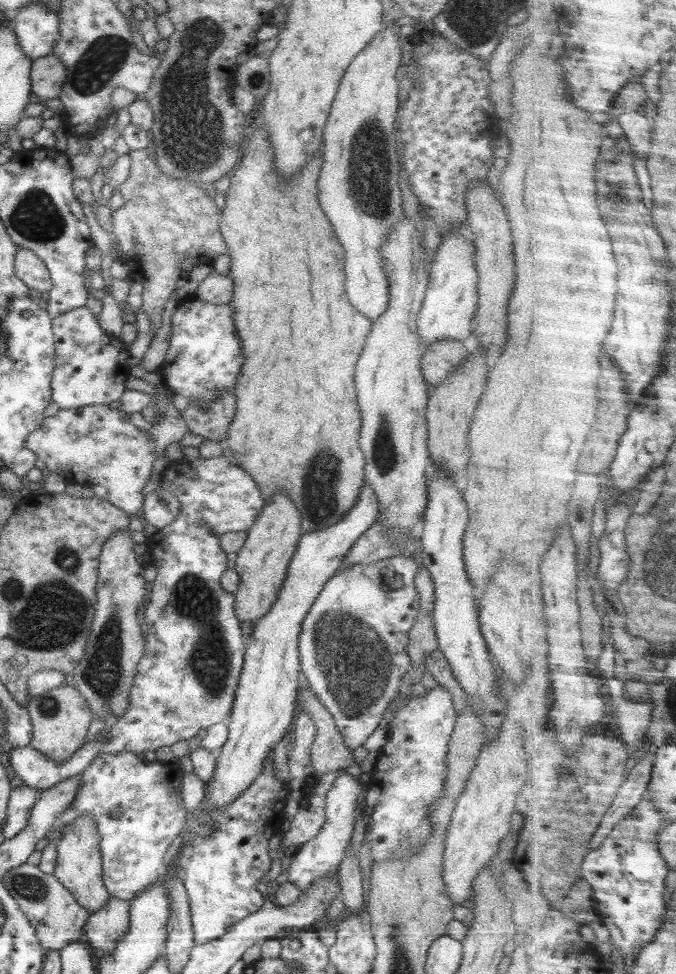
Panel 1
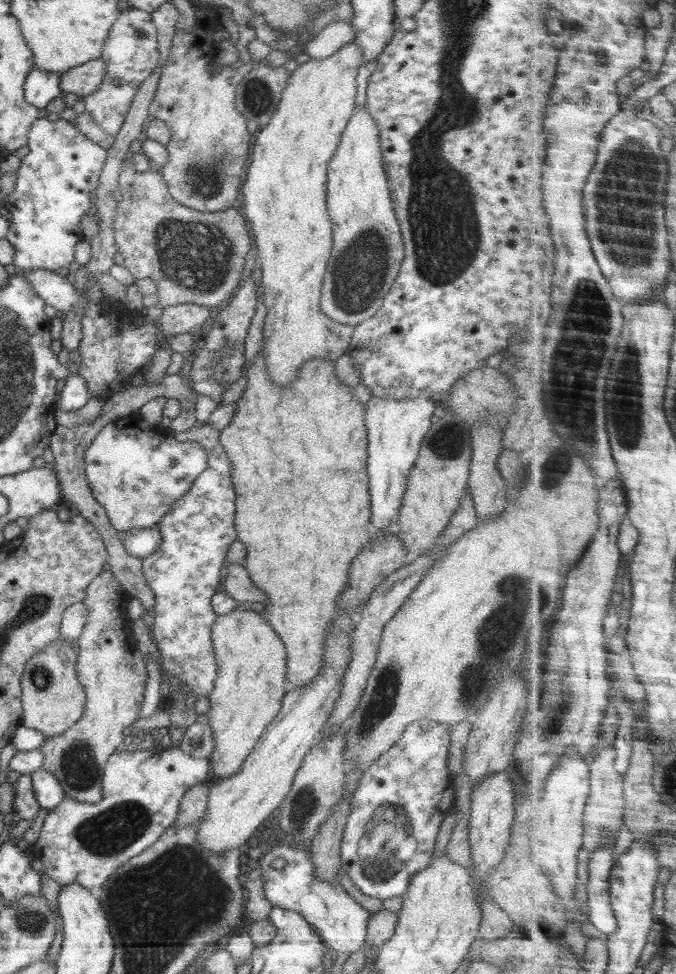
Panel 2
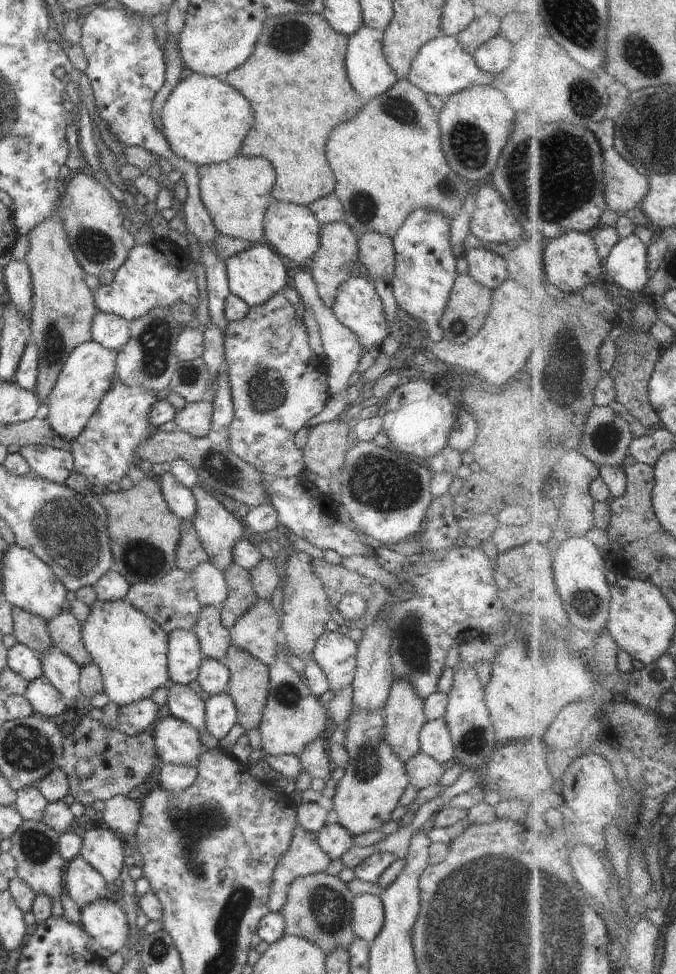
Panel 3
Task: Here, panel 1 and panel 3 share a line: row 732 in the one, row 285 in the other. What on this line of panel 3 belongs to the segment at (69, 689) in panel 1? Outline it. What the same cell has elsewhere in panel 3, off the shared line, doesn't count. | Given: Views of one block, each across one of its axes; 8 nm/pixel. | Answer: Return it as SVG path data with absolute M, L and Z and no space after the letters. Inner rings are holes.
M59 202L55 212L26 236L29 249L24 261L31 272L33 286L29 343L36 345L39 350L35 395L41 405L47 402L59 371L72 351L79 344L93 340L91 322L100 310L96 306L92 290L84 281L84 269L78 264L70 248L64 223L59 217Z

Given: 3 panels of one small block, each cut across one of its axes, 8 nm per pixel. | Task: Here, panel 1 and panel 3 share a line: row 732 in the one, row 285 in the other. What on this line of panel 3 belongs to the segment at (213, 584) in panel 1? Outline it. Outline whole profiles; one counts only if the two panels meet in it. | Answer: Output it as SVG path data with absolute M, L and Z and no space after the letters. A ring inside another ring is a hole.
M154 243L136 244L115 274L111 284L101 285L92 290L96 306L103 313L118 315L127 321L133 321L148 314L153 308L170 308L176 302L186 302L193 308L199 306L200 290L190 267L172 266L164 250L158 250Z

